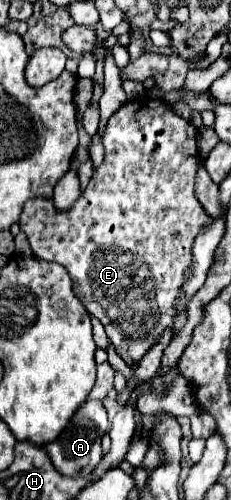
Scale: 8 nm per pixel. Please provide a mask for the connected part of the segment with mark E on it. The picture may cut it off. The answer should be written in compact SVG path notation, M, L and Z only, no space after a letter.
M137 97L127 101L109 117L103 147L103 163L93 169L87 187L69 209L57 211L53 199L29 199L23 207L19 227L27 235L35 257L55 261L69 271L75 295L89 315L103 323L117 355L133 367L159 343L163 331L173 327L185 269L193 263L193 241L201 227L209 223L209 215L195 197L195 175L201 167L197 129L161 99Z

